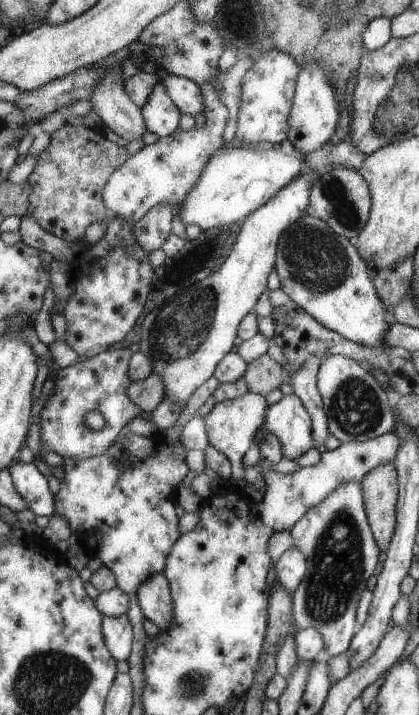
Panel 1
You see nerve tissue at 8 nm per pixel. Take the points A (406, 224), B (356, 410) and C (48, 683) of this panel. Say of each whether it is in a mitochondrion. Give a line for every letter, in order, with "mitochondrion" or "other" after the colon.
A: other
B: mitochondrion
C: mitochondrion

